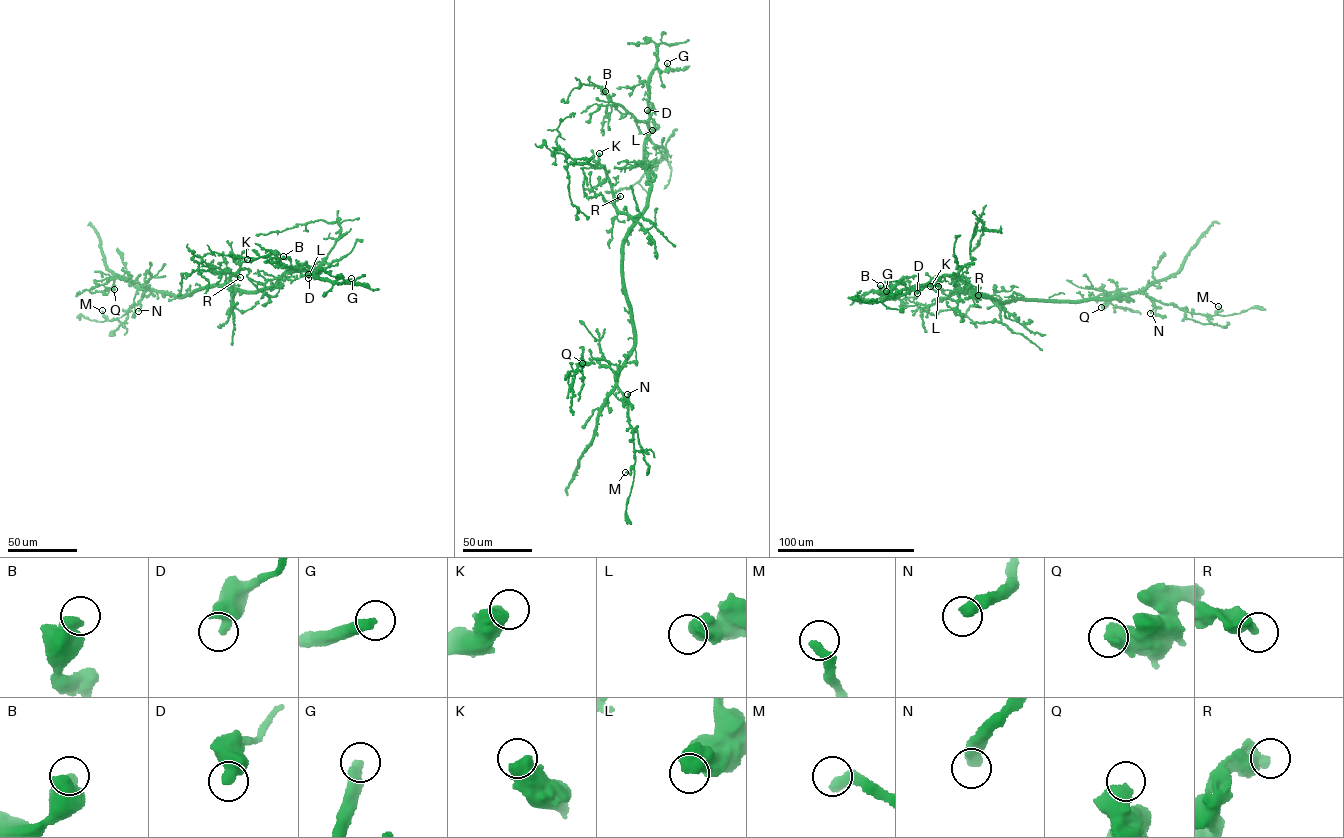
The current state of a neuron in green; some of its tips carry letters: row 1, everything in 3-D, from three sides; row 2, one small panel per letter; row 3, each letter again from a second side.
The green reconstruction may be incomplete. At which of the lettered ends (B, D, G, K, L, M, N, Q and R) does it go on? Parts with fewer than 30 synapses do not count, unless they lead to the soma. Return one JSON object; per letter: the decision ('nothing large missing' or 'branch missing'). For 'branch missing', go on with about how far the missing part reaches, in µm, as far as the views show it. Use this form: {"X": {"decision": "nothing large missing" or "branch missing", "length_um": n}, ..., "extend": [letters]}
{"B": {"decision": "nothing large missing"}, "D": {"decision": "nothing large missing"}, "G": {"decision": "branch missing", "length_um": 30}, "K": {"decision": "nothing large missing"}, "L": {"decision": "nothing large missing"}, "M": {"decision": "nothing large missing"}, "N": {"decision": "branch missing", "length_um": 25}, "Q": {"decision": "nothing large missing"}, "R": {"decision": "nothing large missing"}, "extend": ["G", "N"]}

